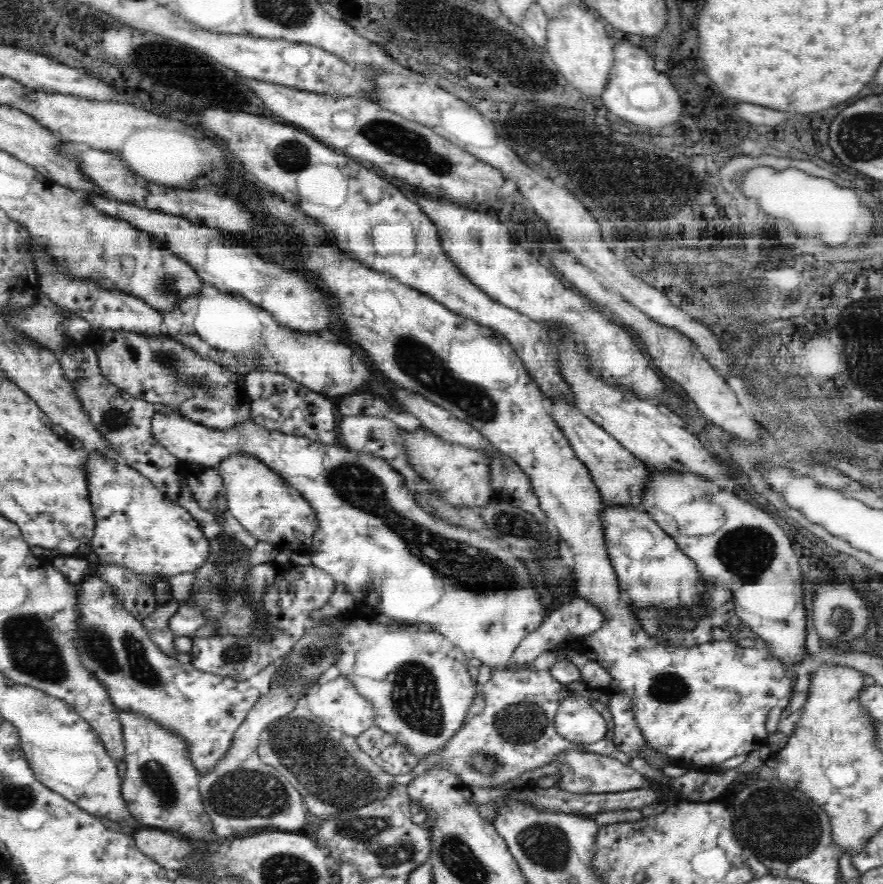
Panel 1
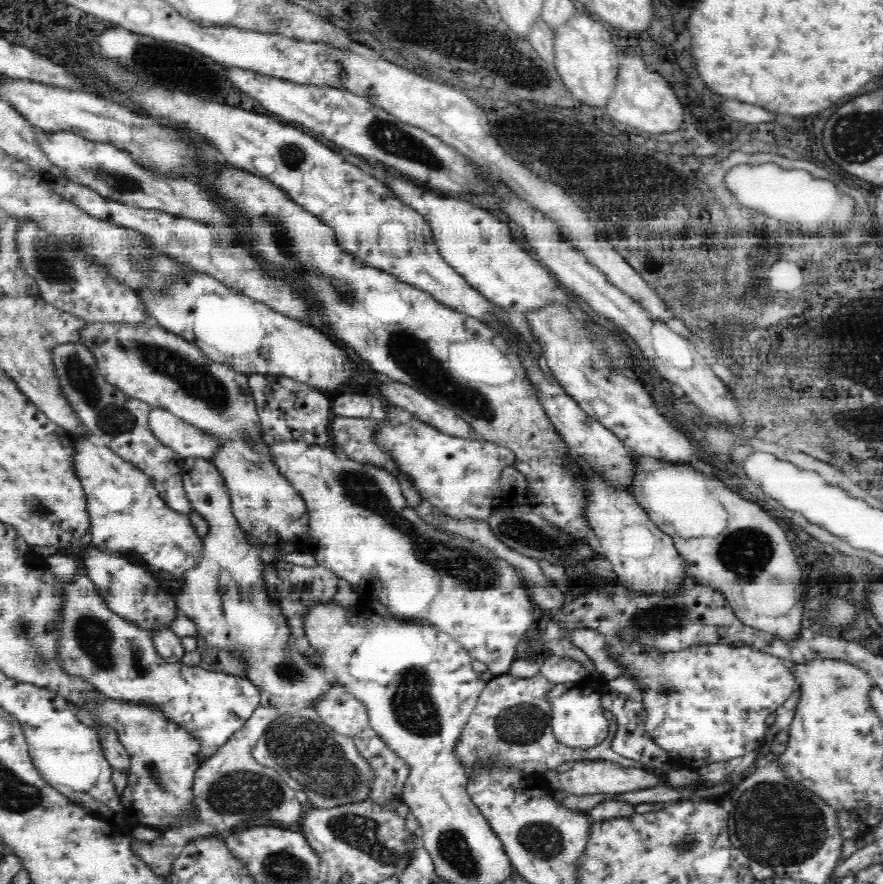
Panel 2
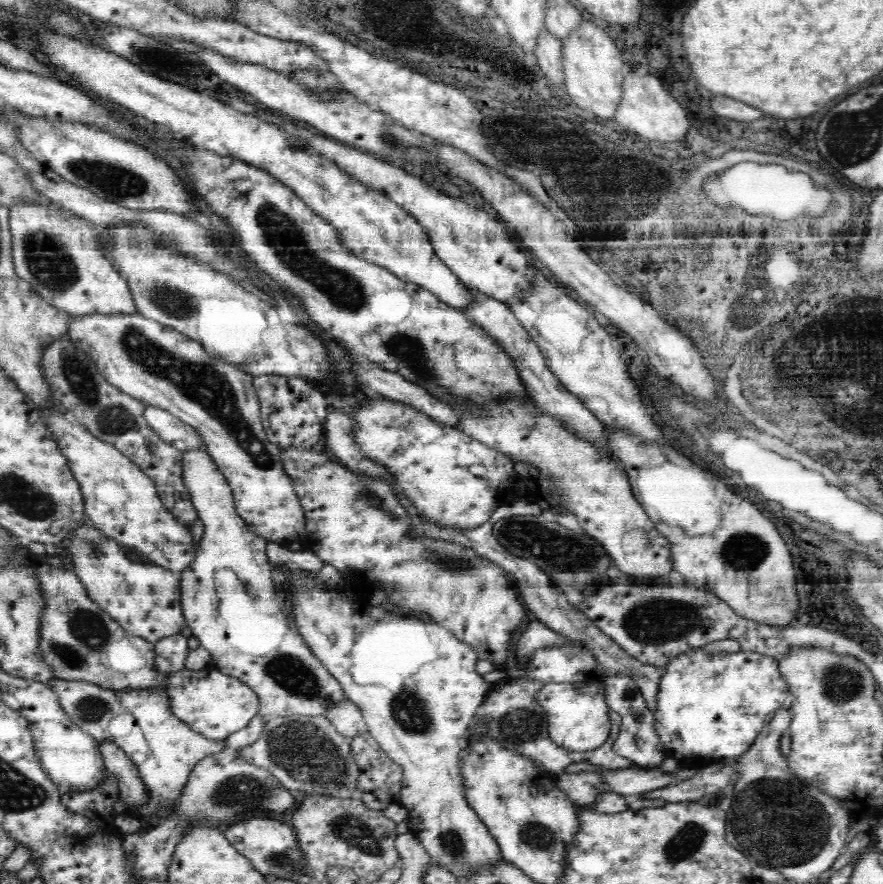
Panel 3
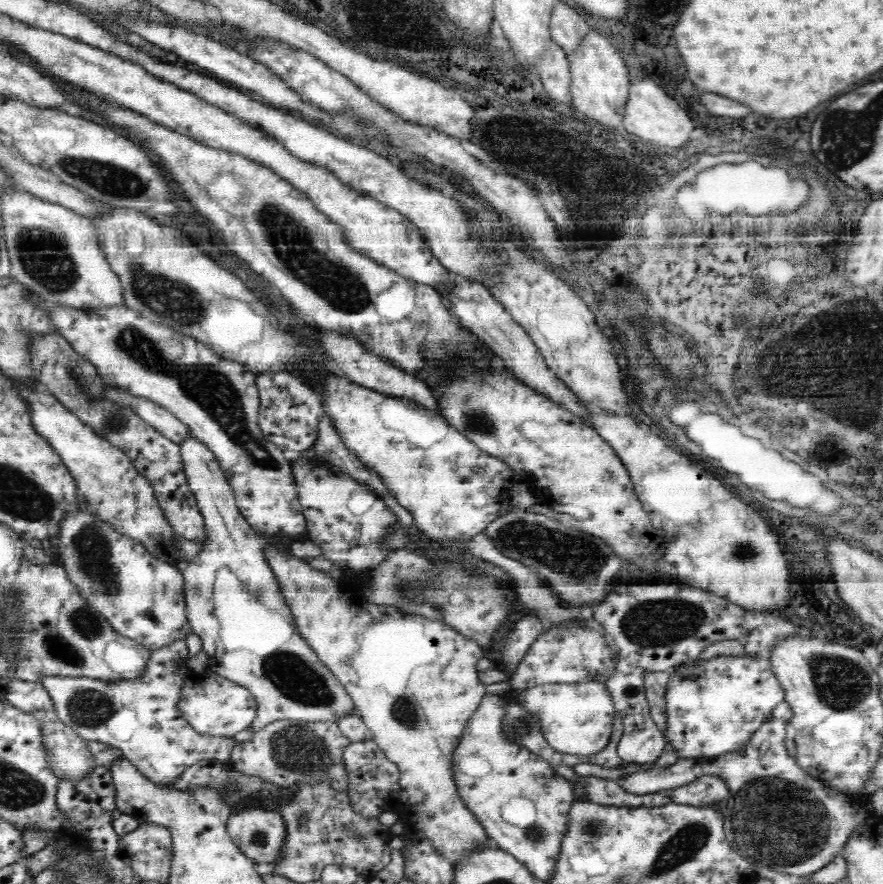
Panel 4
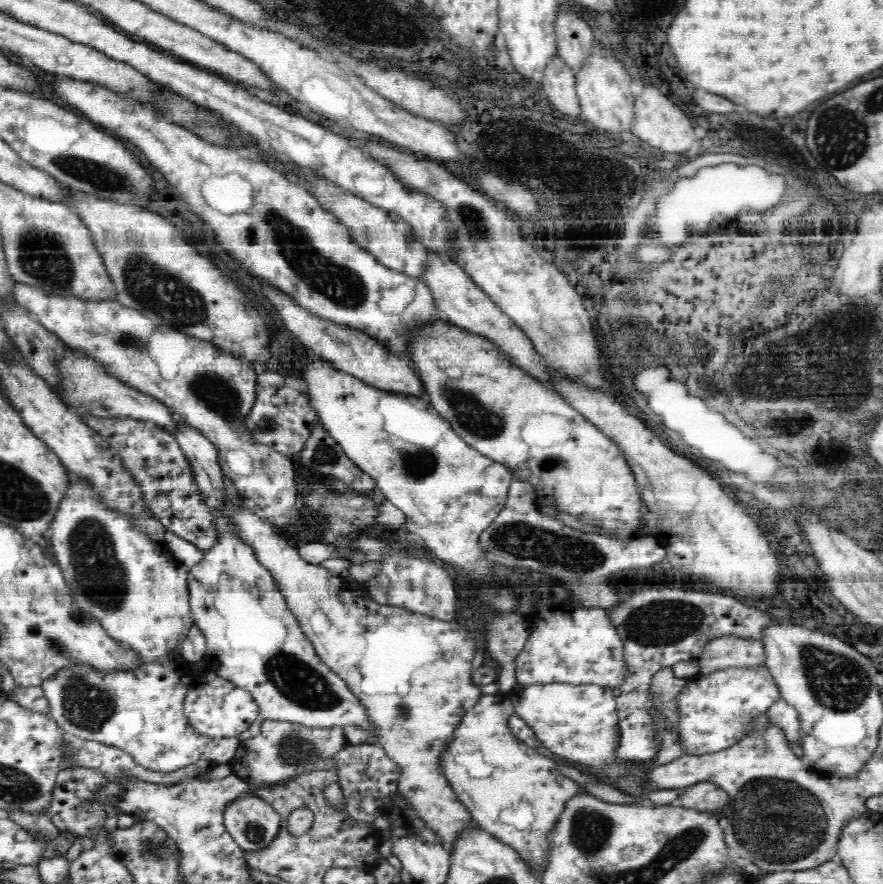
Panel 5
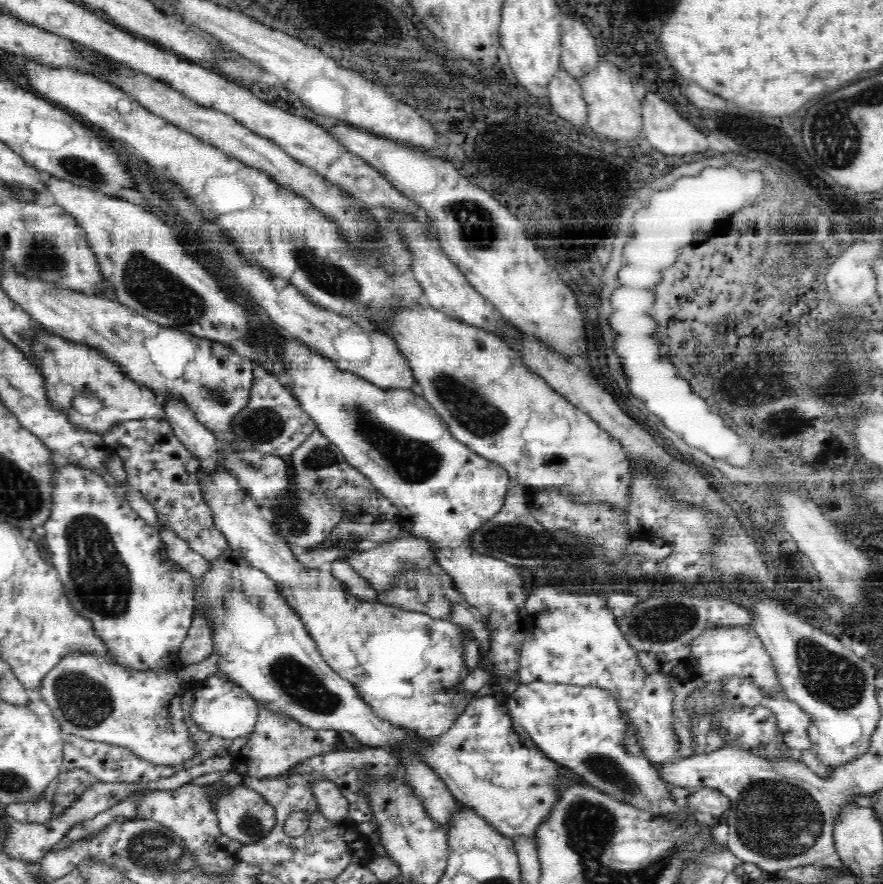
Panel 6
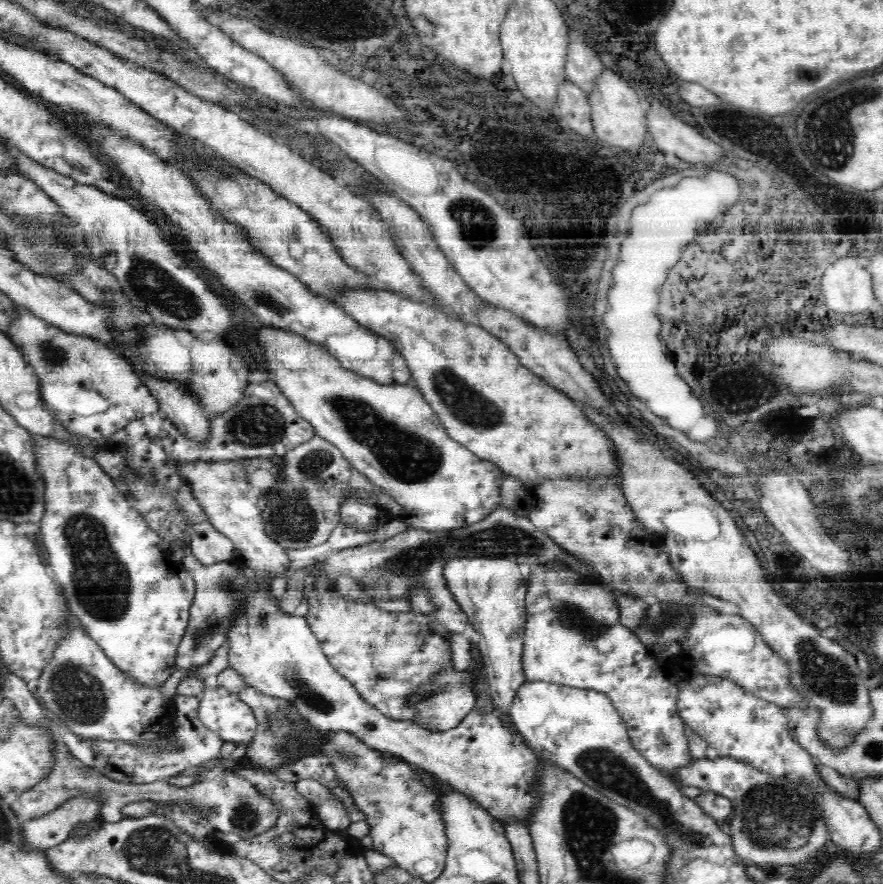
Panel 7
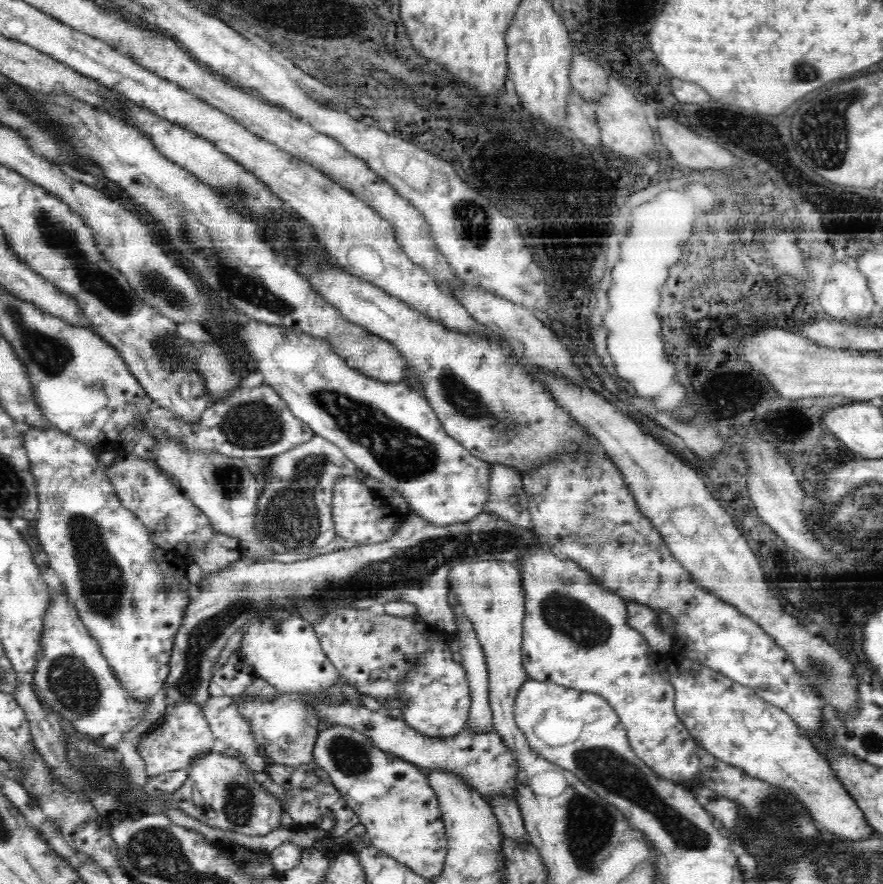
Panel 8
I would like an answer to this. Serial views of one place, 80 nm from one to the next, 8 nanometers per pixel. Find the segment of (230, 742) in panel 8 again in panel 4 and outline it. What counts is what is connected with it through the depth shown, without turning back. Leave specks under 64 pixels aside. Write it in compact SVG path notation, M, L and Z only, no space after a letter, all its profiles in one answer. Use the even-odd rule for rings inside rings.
M214 670L188 675L182 688L178 709L196 732L215 737L232 737L249 728L257 717L257 702L254 695L243 685L219 676Z

